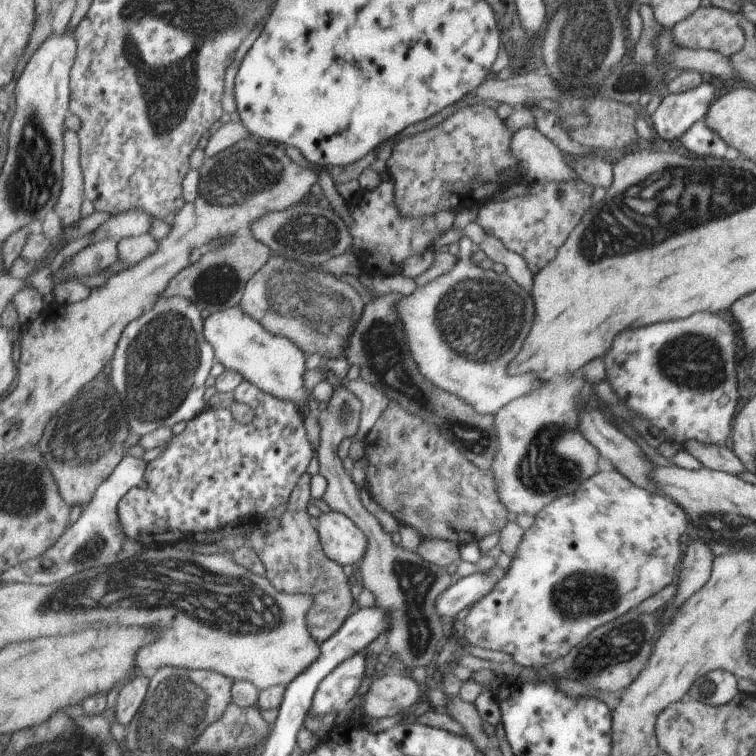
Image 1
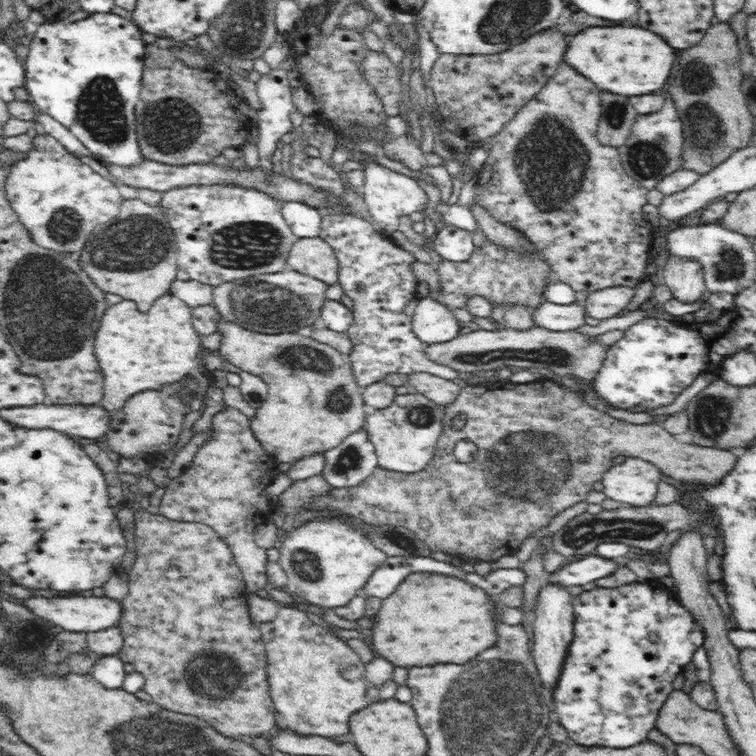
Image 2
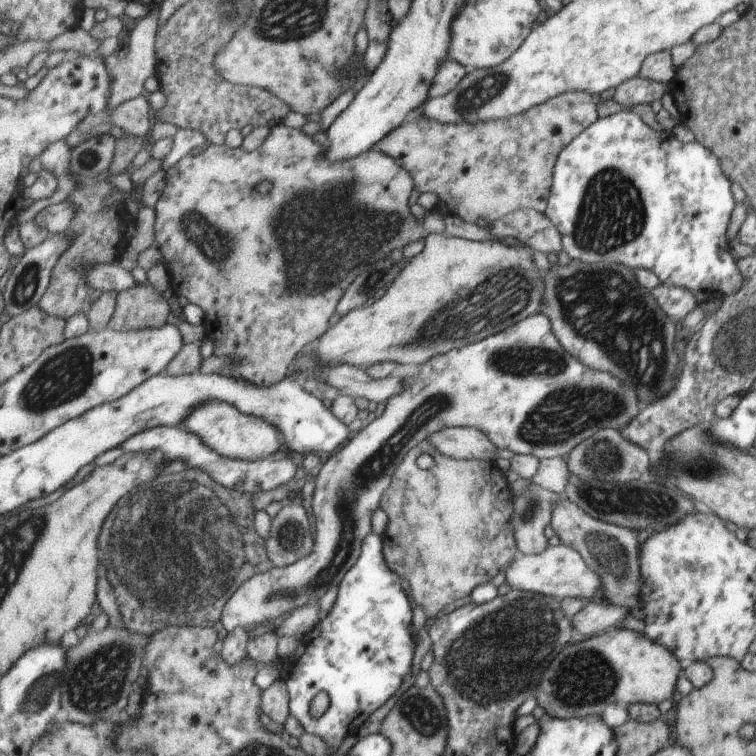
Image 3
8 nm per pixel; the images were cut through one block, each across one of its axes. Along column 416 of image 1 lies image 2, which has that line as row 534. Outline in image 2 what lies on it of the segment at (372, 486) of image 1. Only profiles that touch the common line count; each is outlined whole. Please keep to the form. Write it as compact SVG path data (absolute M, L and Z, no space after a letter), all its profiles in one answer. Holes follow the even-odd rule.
M542 378L528 384L514 384L502 381L494 382L493 384L490 384L490 386L464 386L464 388L460 390L458 397L454 399L454 402L445 407L444 426L440 438L437 439L437 450L435 451L432 460L426 465L426 468L413 474L403 474L402 472L387 471L385 468L378 466L376 467L376 470L368 476L367 480L363 481L360 485L343 488L334 487L331 492L313 497L313 500L308 502L308 504L304 504L304 506L294 509L298 511L308 509L314 511L331 511L332 509L336 509L336 511L340 511L340 513L344 515L356 517L366 524L374 526L403 526L420 536L432 550L439 550L440 552L443 551L452 555L460 555L462 558L474 562L491 562L498 560L501 556L506 556L507 553L514 553L519 545L522 544L522 541L526 540L526 537L529 537L535 530L542 529L545 523L549 522L555 514L562 512L563 509L566 509L570 505L578 504L579 501L586 501L587 494L591 492L591 488L594 488L594 484L598 484L598 481L601 481L603 478L602 476L611 467L612 459L616 456L635 456L636 458L649 461L660 469L660 474L665 474L680 482L684 481L687 483L704 483L711 485L720 483L724 474L728 474L728 472L734 468L734 464L737 463L737 458L732 452L729 452L726 449L690 444L686 440L682 441L682 438L666 431L661 424L630 424L630 422L612 418L612 416L606 414L601 408L596 408L593 403L584 399L578 391L572 388L572 386L563 379ZM459 412L464 412L464 414L466 414L466 426L464 426L462 430L452 430L450 421ZM459 440L470 441L476 445L477 456L474 456L474 460L470 460L470 462L460 462L453 455L455 444Z

